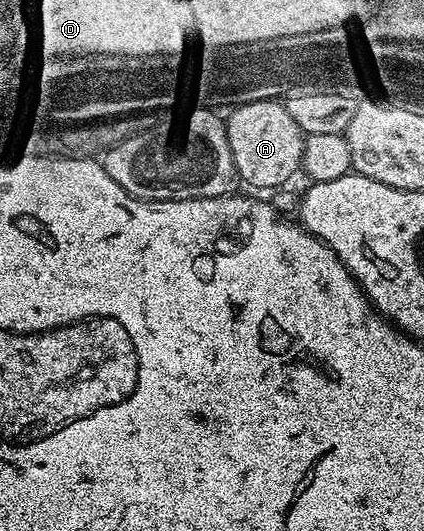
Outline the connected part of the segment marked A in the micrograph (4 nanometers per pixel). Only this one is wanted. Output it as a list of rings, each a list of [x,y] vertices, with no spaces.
[[[273,99],[252,101],[235,106],[225,116],[226,136],[232,149],[232,161],[238,170],[239,180],[254,187],[281,188],[302,166],[302,130],[288,117],[285,106]]]

